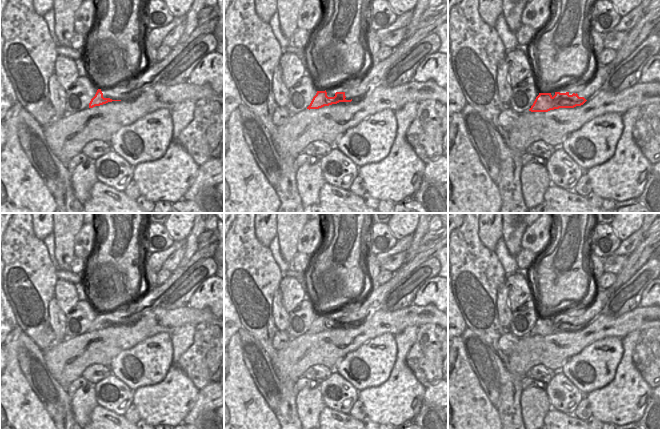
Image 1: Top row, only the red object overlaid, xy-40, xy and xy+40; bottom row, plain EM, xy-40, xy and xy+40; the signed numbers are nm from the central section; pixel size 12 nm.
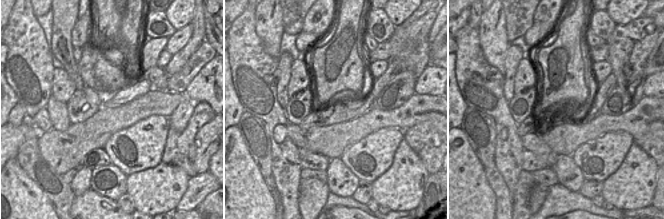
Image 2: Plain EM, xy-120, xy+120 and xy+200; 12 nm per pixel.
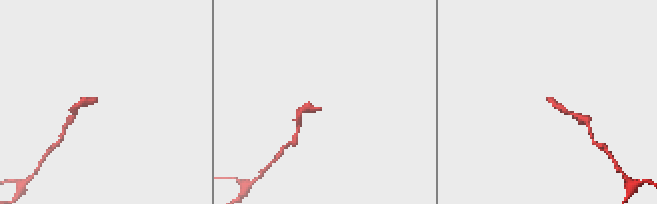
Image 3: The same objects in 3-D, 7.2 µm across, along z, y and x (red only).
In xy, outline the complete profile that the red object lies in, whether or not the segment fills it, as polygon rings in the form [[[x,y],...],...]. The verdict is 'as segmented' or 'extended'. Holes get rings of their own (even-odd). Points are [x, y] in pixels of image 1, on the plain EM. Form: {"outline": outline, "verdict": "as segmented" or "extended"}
{"outline": [[[394,273],[389,282],[383,285],[372,286],[366,297],[357,305],[353,305],[350,308],[348,316],[337,316],[335,313],[317,315],[307,333],[319,333],[339,326],[351,326],[354,321],[364,320],[370,317],[379,309],[386,294],[389,293],[399,281],[397,274]]], "verdict": "extended"}

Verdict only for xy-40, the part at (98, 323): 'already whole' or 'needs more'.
needs more

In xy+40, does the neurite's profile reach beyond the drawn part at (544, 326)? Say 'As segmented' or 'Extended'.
Extended.

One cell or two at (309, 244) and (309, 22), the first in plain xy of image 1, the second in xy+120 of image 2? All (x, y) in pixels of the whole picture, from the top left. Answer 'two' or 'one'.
one

